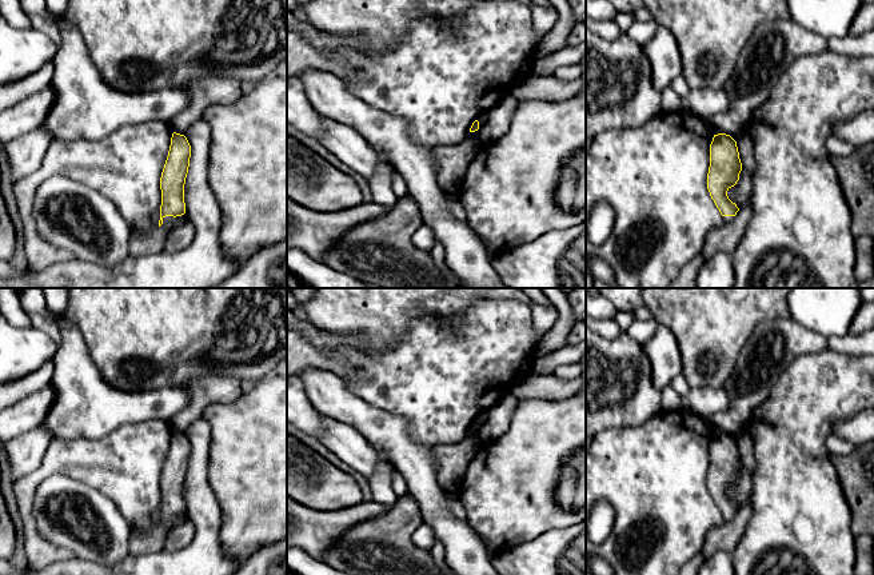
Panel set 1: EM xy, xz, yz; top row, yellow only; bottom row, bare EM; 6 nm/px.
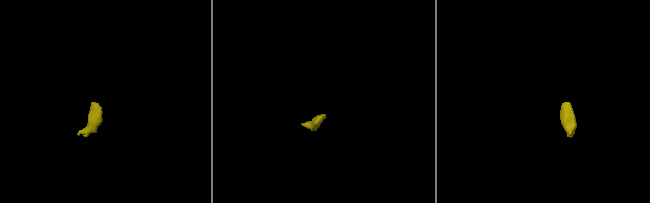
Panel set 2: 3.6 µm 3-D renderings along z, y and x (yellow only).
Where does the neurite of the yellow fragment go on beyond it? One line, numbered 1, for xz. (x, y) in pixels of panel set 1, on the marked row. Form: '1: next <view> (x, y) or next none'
1: next none

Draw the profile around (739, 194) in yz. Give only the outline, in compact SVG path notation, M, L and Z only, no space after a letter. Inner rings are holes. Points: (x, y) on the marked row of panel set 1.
M742 165L739 180L734 187L729 188L727 196L741 209L743 205L749 203L750 195L751 195L751 176Z

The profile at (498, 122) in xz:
M508 95L487 112L487 120L479 131L483 145L502 137L510 129L516 103L518 100L512 95Z

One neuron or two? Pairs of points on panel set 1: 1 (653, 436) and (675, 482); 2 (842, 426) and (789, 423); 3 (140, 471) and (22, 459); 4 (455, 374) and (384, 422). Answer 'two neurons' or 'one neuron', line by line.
1: one neuron
2: two neurons
3: two neurons
4: two neurons

